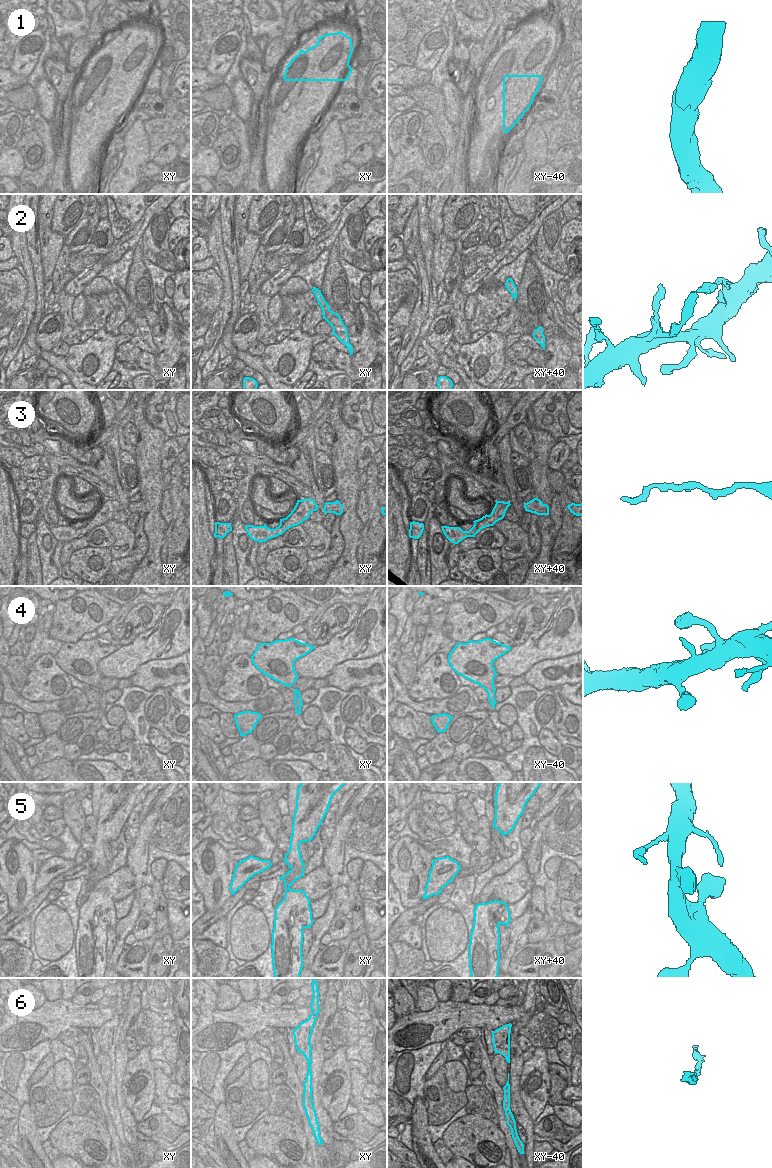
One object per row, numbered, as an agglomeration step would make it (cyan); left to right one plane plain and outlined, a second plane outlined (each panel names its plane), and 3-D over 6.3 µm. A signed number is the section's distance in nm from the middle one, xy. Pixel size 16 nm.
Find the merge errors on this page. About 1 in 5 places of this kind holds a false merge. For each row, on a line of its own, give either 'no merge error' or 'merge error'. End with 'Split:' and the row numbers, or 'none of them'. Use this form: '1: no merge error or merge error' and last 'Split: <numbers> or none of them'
1: no merge error
2: no merge error
3: no merge error
4: no merge error
5: no merge error
6: no merge error
Split: none of them

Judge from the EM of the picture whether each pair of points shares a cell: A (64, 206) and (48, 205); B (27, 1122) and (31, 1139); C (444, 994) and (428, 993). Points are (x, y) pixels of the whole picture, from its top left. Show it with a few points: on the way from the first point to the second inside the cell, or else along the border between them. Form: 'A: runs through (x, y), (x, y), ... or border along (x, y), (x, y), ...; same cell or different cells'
A: border along (54, 204), (50, 226); different cells
B: runs through (27, 1126), (27, 1135); same cell
C: border along (432, 988), (439, 1001); different cells

